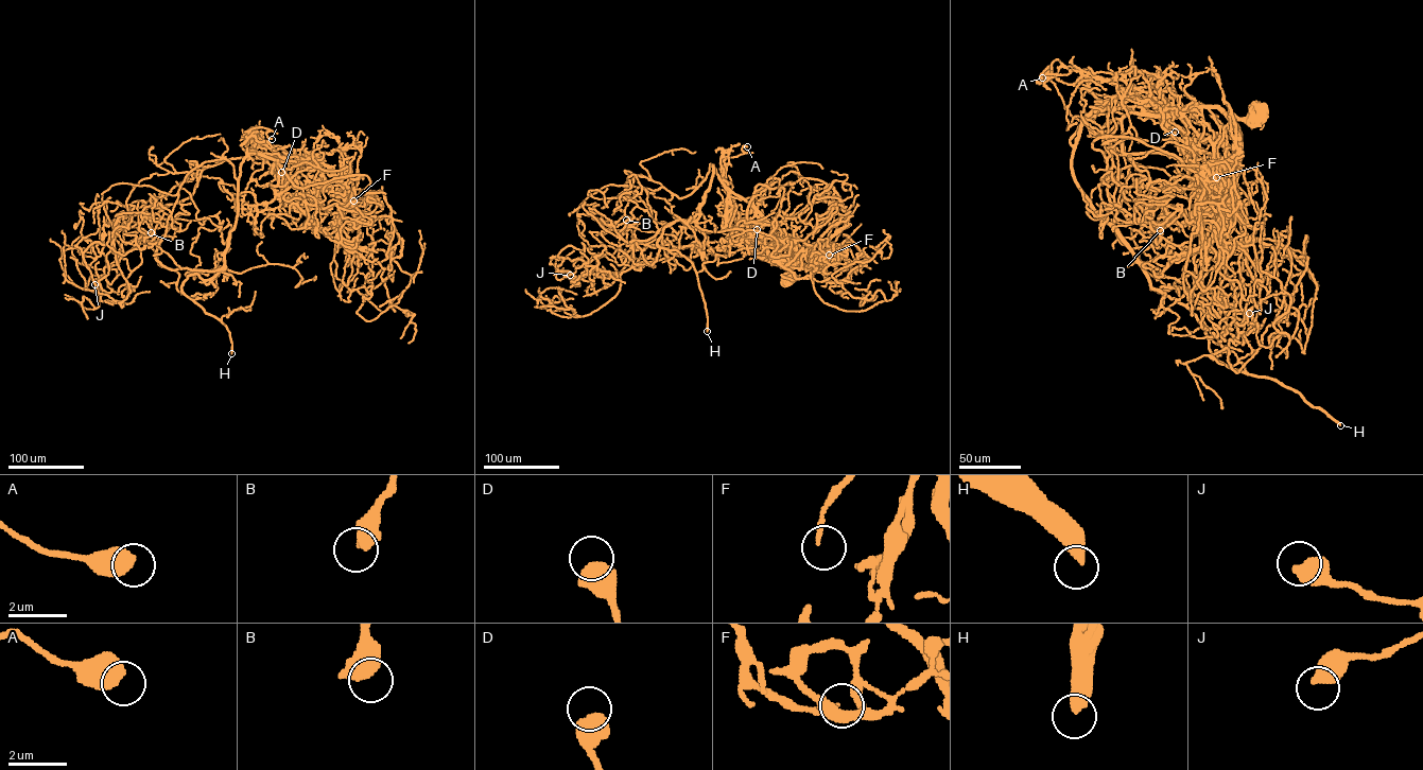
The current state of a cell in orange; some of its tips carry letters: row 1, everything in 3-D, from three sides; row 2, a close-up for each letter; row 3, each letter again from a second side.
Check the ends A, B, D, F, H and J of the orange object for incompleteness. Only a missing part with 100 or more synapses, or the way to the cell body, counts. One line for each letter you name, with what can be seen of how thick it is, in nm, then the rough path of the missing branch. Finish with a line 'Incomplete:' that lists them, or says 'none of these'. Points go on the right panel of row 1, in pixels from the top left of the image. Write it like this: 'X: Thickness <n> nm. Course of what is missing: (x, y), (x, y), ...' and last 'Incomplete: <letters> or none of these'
H: Thickness 420 nm
Incomplete: H

